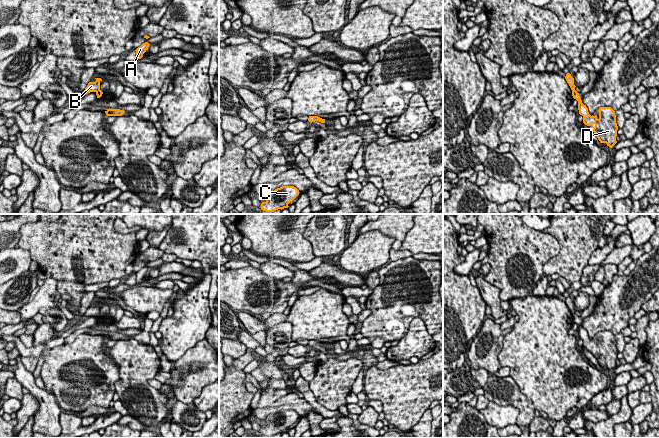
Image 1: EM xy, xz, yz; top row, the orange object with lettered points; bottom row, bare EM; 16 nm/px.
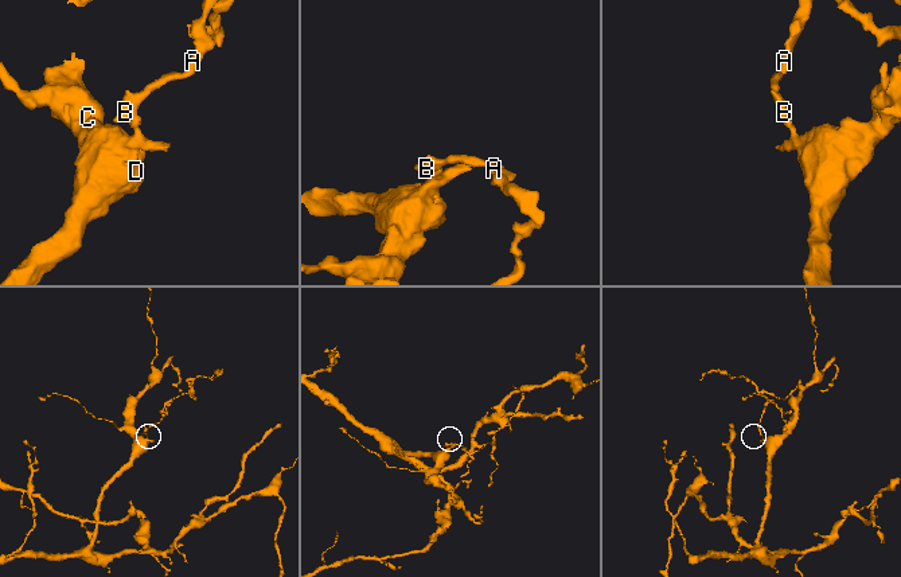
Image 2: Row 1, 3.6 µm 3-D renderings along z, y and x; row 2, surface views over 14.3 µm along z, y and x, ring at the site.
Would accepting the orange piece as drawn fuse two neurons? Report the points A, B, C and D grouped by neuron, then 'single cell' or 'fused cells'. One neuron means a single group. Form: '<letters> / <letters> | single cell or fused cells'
A B / C D | fused cells

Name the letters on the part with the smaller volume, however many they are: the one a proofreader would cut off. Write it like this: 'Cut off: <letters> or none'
Cut off: A, B

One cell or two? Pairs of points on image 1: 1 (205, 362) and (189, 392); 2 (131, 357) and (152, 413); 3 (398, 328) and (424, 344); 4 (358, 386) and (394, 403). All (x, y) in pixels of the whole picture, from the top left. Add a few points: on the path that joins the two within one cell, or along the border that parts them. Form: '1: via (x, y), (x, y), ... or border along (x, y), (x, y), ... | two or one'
1: via (205, 369), (205, 372), (192, 385) | one
2: via (134, 371), (134, 392), (140, 399) | one
3: border along (430, 334), (425, 323), (414, 318), (399, 340) | two
4: border along (363, 375), (364, 390) | two

